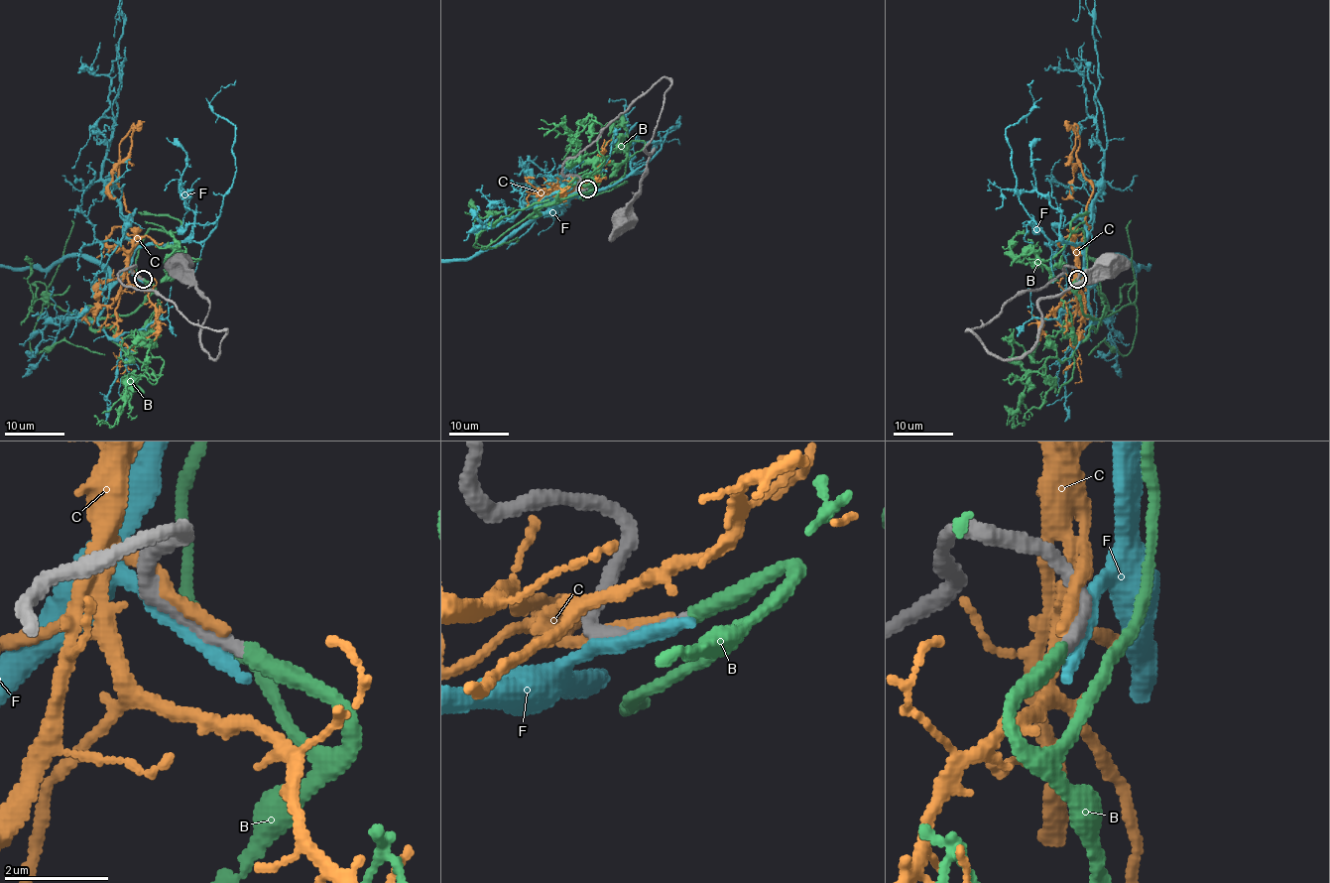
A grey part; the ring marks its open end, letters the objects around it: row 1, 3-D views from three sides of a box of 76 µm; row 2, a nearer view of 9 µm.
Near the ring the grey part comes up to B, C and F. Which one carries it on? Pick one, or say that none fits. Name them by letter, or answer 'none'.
B

